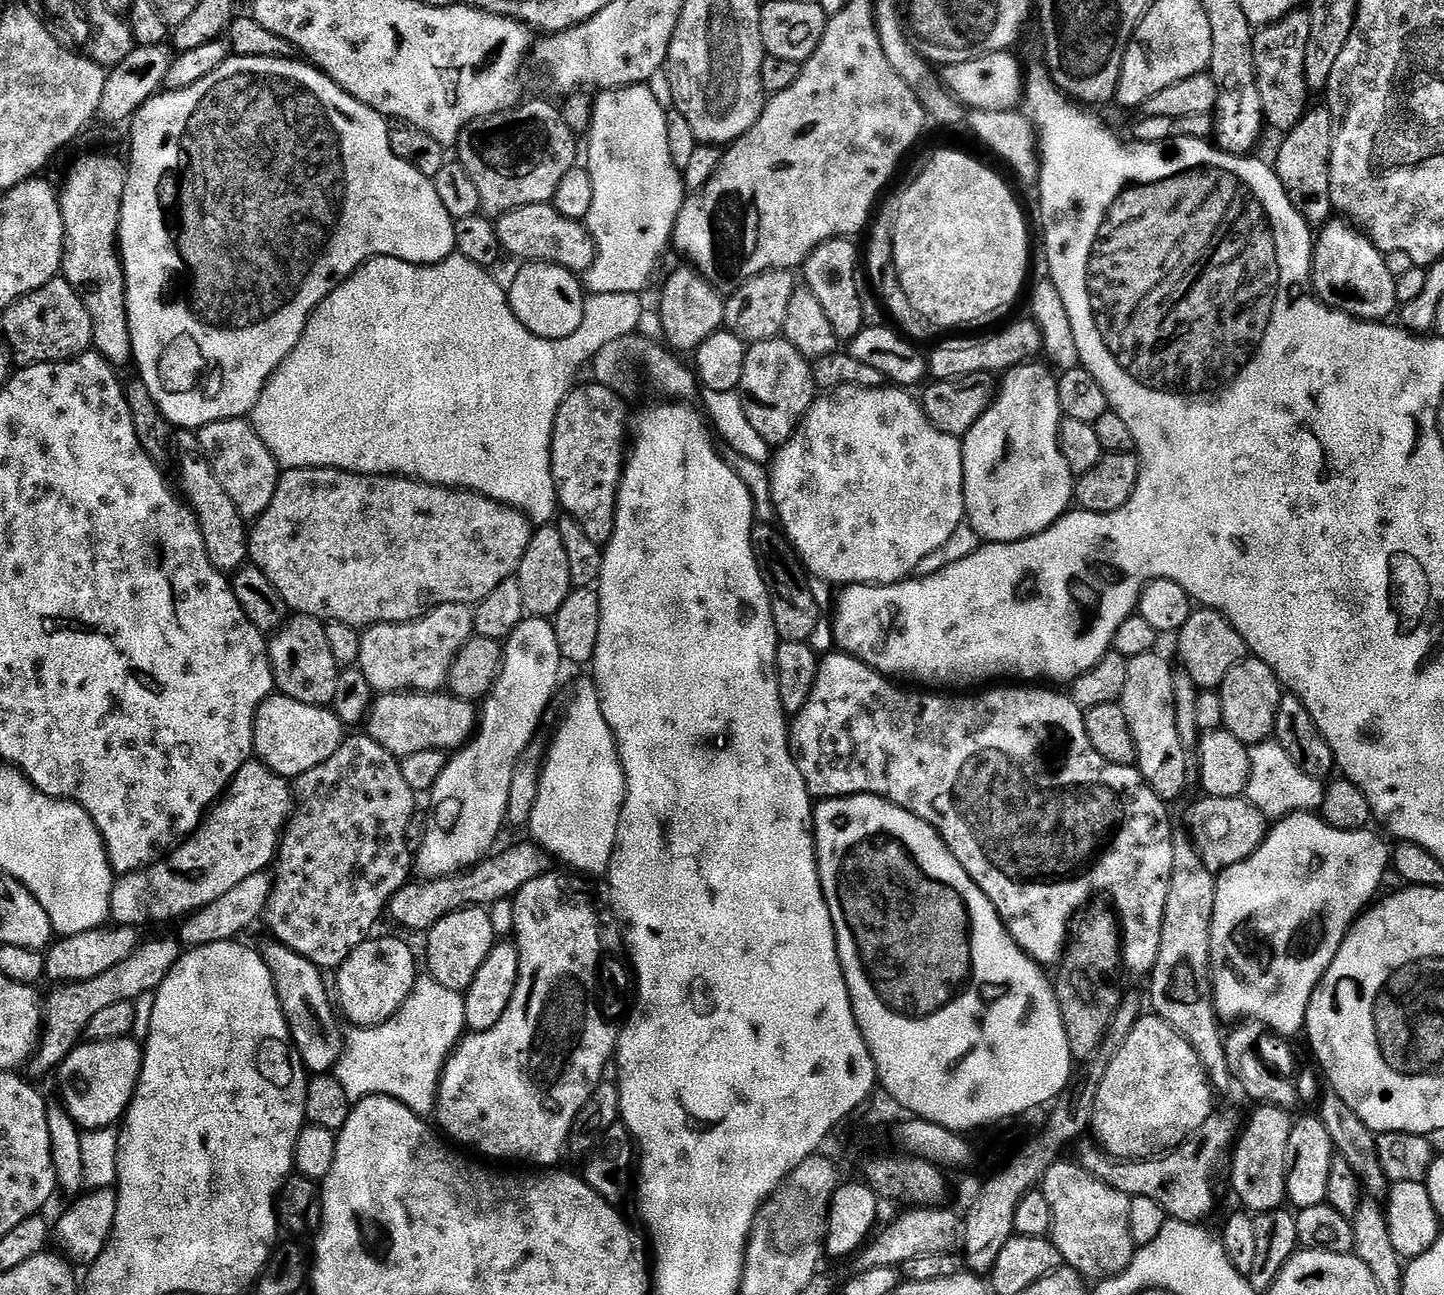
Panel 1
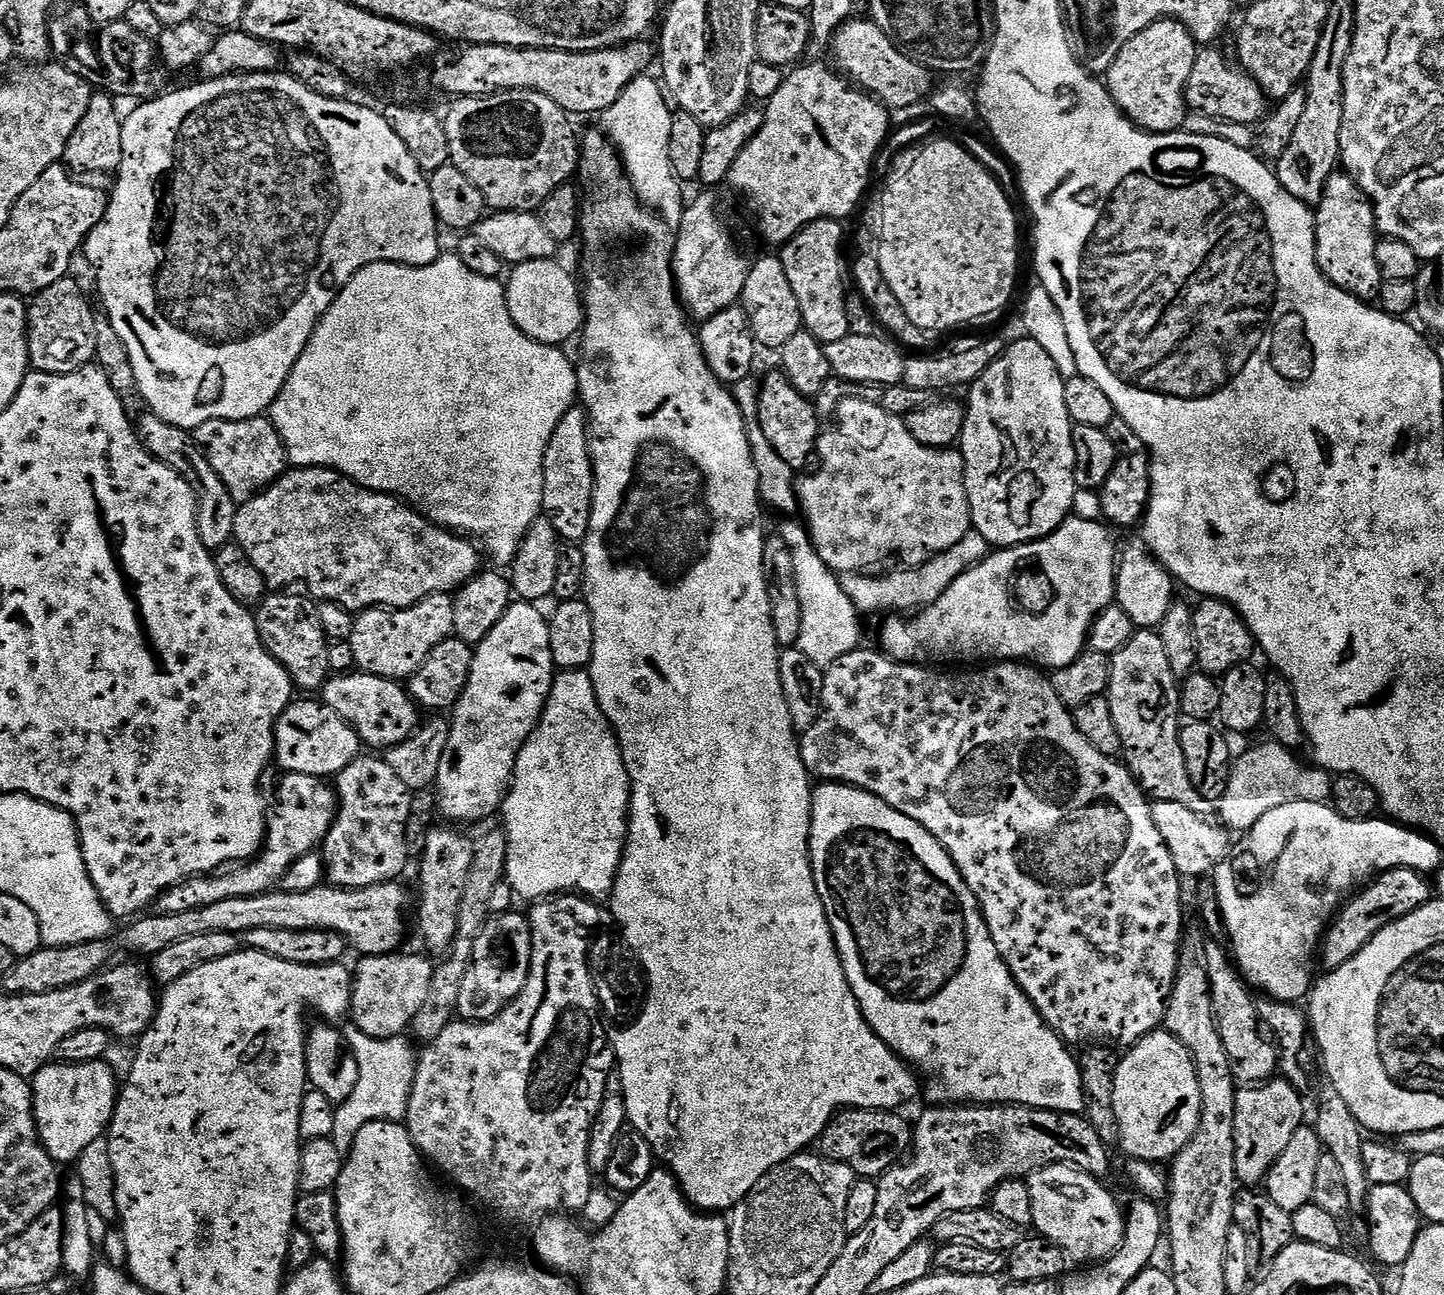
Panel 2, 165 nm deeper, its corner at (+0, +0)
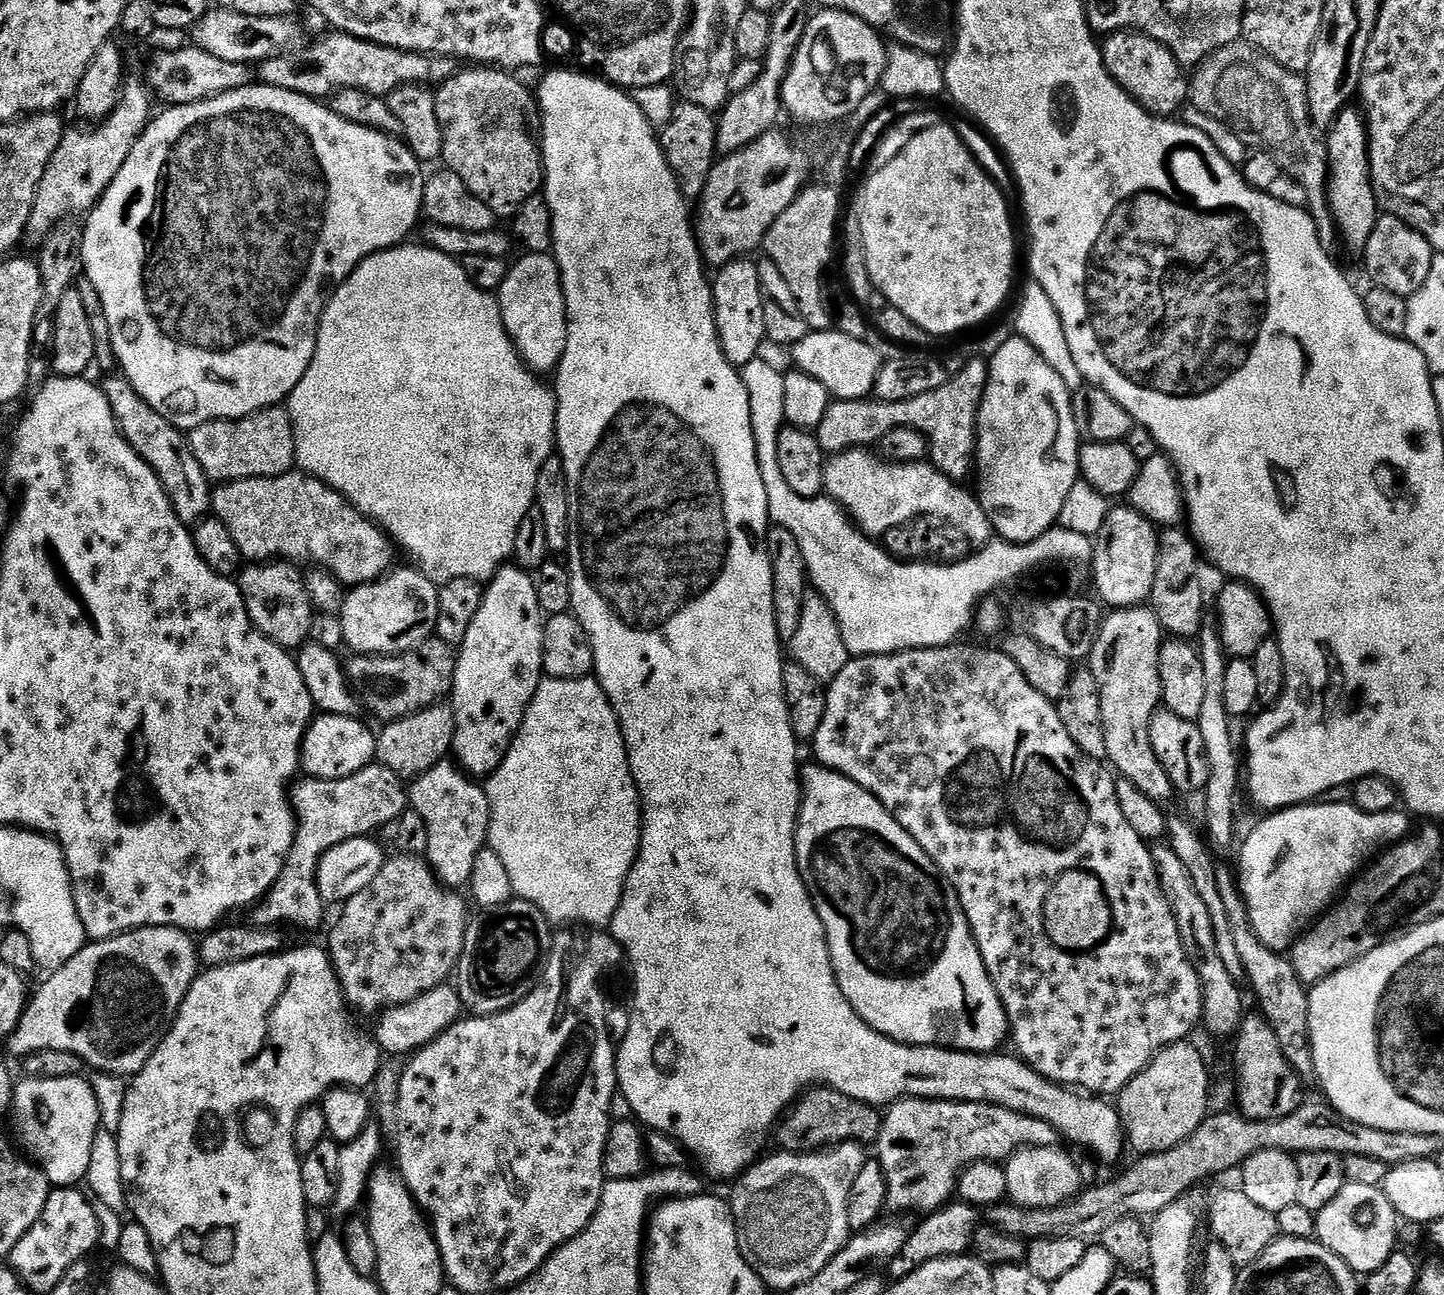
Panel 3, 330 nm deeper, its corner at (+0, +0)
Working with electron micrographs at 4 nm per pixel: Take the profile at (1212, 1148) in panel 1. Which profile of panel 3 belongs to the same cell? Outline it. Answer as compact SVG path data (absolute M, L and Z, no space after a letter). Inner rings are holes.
M919 1098L897 1100L883 1113L880 1121L880 1136L874 1145L874 1151L877 1152L875 1155L886 1174L887 1211L892 1214L939 1212L956 1196L956 1183L970 1165L978 1163L979 1160L1004 1162L1021 1148L1055 1148L1061 1140L1062 1137L1054 1130L1054 1126L1038 1118L1023 1116L1014 1110L1006 1110L993 1104L959 1104L953 1100Z

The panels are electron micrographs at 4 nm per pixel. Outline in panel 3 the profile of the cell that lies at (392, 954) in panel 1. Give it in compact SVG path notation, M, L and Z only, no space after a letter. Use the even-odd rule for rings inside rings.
M451 983L439 984L434 990L400 1004L396 1008L387 1008L379 1013L374 1031L374 1039L380 1046L381 1053L389 1057L407 1057L426 1047L431 1040L436 1040L451 1024L461 1019L462 1005L460 993Z

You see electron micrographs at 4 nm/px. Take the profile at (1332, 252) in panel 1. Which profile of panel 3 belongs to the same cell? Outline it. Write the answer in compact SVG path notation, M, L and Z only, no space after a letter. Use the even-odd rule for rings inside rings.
M1349 106L1338 114L1326 132L1328 145L1328 208L1336 220L1343 247L1356 254L1363 253L1370 234L1374 234L1378 205L1372 185L1370 154L1368 153L1368 121L1359 107Z

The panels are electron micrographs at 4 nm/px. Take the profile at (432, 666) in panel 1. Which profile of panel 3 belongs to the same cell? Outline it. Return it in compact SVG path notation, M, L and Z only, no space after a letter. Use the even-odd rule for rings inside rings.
M412 566L407 567L397 567L387 576L360 584L348 592L339 617L344 643L349 649L353 648L353 653L361 656L399 656L433 639L438 622L440 589L423 572Z

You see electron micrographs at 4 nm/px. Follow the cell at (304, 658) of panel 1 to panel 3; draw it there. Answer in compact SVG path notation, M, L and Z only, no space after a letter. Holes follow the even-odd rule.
M252 562L239 573L238 583L240 592L244 595L244 605L248 611L248 617L252 619L252 625L264 637L285 650L299 650L309 643L314 609L310 594L306 590L304 572L297 565L291 562Z

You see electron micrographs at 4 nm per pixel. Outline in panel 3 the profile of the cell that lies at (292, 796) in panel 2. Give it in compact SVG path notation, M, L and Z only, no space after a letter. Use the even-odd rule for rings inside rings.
M373 762L367 768L358 770L350 778L341 780L313 780L311 778L300 778L291 785L290 799L292 811L296 813L296 837L292 843L292 853L288 861L284 863L284 869L278 882L270 889L268 895L251 909L251 923L257 928L276 928L289 924L292 928L316 928L324 920L324 908L326 901L318 890L318 866L320 860L334 846L346 842L350 838L359 836L371 837L375 828L384 828L395 825L404 809L409 807L408 788L405 781L400 779L394 770Z

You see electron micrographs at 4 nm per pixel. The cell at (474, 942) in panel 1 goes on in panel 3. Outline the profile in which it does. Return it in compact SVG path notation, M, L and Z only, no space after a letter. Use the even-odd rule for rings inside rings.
M445 762L426 770L408 788L408 803L426 818L426 830L430 830L430 846L427 862L445 888L460 890L465 887L474 870L476 855L488 843L490 826L490 802L487 791L480 788L459 764Z

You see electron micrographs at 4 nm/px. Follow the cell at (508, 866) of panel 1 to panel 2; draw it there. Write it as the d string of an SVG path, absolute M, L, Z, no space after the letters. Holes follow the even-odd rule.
M403 883L379 884L365 888L337 888L321 886L314 890L285 892L273 890L246 898L226 898L226 902L213 902L211 906L198 906L198 910L185 910L183 914L144 914L115 939L82 942L78 946L50 948L42 946L34 954L17 959L14 970L2 981L5 993L17 996L46 994L86 982L113 963L112 951L116 944L124 952L151 958L170 942L182 942L198 934L214 934L218 930L247 934L254 930L286 930L287 932L337 932L352 947L365 956L391 956L399 953L408 932L408 892Z

